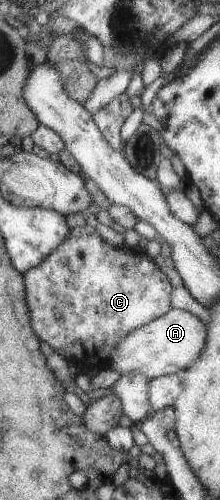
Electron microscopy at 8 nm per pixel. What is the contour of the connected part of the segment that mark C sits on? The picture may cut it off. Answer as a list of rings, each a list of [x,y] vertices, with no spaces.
[[[86,224],[81,227],[77,226],[69,229],[66,239],[59,247],[55,248],[53,252],[50,252],[37,266],[29,267],[29,270],[26,270],[22,275],[24,278],[25,296],[27,296],[27,298],[25,298],[25,300],[27,300],[27,310],[29,310],[29,314],[31,314],[31,328],[33,328],[35,336],[37,336],[37,338],[41,336],[41,342],[47,342],[54,350],[53,352],[57,352],[62,358],[70,357],[71,360],[75,361],[82,375],[82,381],[85,380],[86,374],[93,374],[93,372],[95,373],[108,368],[107,361],[112,350],[125,335],[133,329],[137,329],[145,323],[152,321],[154,318],[165,314],[165,312],[171,308],[169,305],[171,284],[165,274],[155,266],[155,263],[147,255],[144,255],[144,252],[136,252],[125,246],[113,247],[107,242],[104,242],[99,235],[97,235],[93,227]]]

